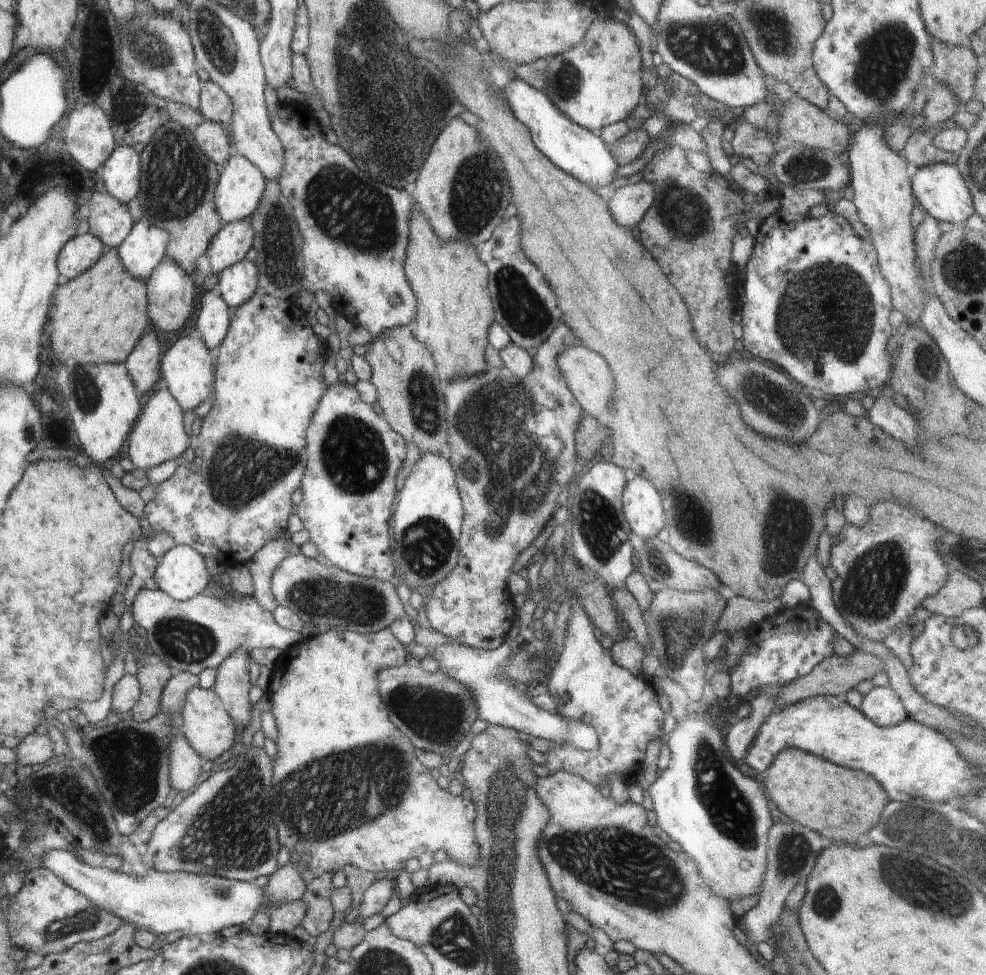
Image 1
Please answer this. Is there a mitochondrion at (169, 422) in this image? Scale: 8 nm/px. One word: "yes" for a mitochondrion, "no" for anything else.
no

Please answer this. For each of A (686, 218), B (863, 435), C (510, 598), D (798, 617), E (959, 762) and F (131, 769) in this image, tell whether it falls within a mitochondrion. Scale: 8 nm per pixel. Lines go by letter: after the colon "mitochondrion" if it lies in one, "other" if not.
A: mitochondrion
B: other
C: other
D: other
E: other
F: mitochondrion

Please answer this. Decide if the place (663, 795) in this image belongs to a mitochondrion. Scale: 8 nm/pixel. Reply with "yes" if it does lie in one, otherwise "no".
no

